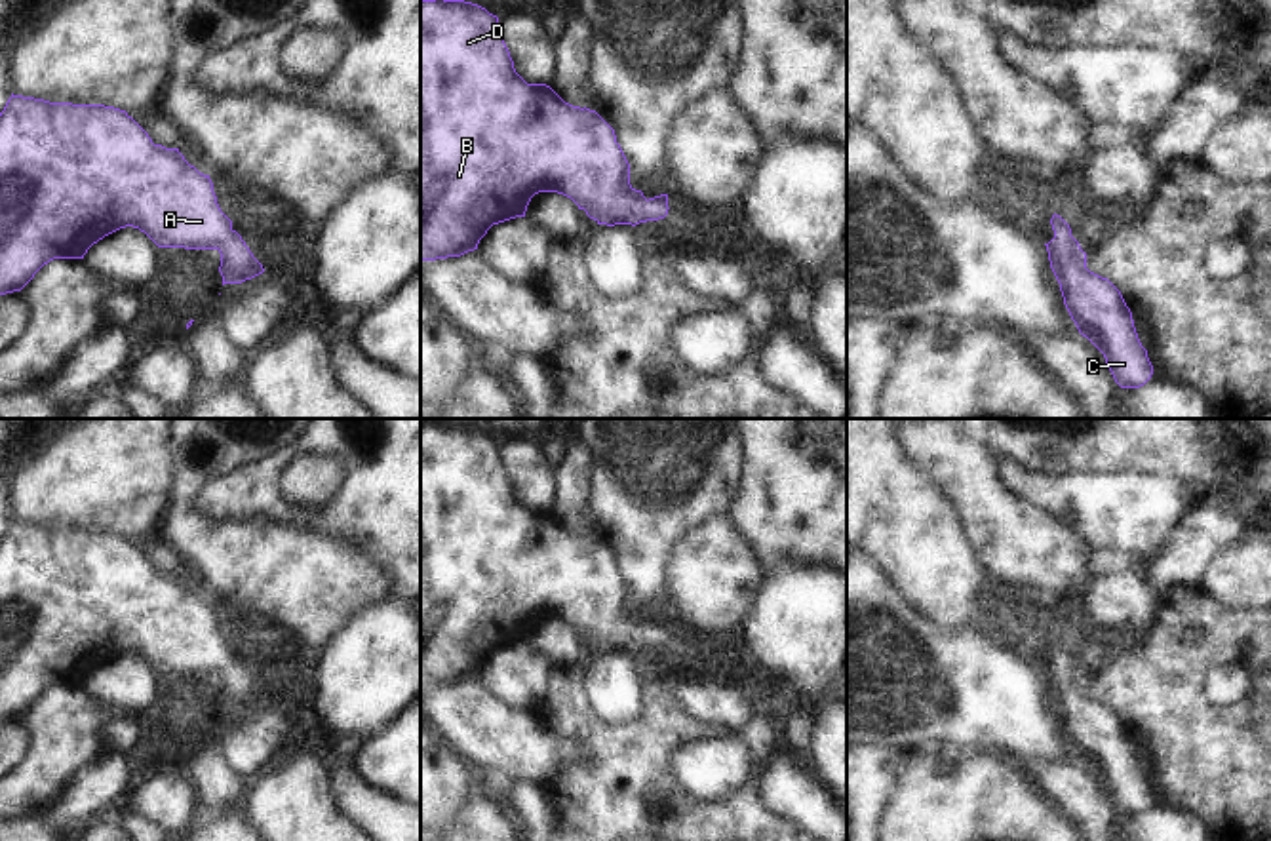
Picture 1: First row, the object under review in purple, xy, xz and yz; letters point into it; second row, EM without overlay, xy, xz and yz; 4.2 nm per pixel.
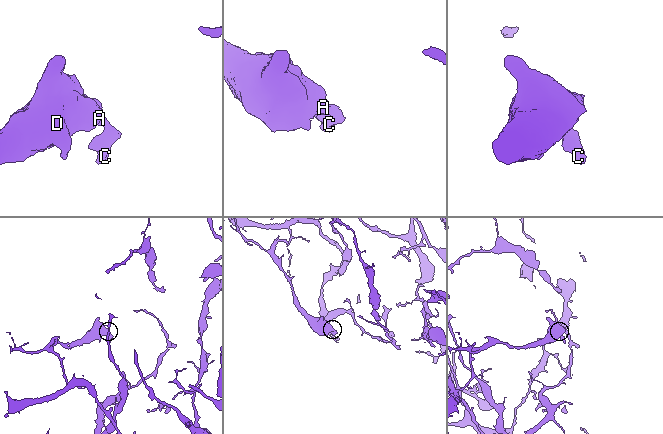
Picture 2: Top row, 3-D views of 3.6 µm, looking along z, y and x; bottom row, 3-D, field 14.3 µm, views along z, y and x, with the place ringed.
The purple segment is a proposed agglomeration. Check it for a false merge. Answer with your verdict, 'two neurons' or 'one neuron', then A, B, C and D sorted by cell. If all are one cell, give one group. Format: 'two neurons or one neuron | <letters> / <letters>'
one neuron | A B C D

